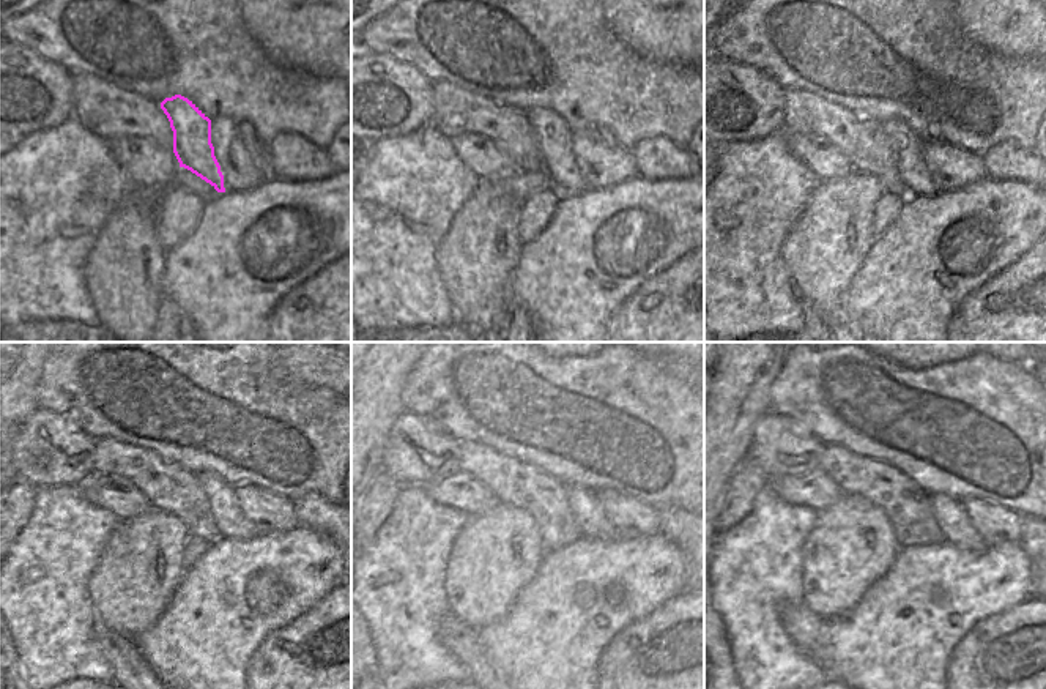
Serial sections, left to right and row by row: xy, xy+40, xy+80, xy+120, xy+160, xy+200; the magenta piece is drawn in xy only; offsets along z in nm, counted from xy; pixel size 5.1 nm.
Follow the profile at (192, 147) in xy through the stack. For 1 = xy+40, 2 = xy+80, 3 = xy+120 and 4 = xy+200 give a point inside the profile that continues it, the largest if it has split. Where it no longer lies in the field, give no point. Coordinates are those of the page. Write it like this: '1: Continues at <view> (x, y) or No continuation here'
1: Continues at xy+40 (552, 134)
2: Continues at xy+80 (912, 175)
3: Continues at xy+120 (229, 519)
4: Continues at xy+200 (956, 530).

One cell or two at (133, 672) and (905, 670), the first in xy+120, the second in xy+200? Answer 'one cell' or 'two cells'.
two cells

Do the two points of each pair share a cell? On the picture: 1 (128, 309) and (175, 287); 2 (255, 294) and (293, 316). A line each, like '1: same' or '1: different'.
1: different
2: different

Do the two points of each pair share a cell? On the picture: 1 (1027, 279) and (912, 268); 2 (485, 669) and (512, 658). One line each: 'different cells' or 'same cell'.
1: different cells
2: different cells

